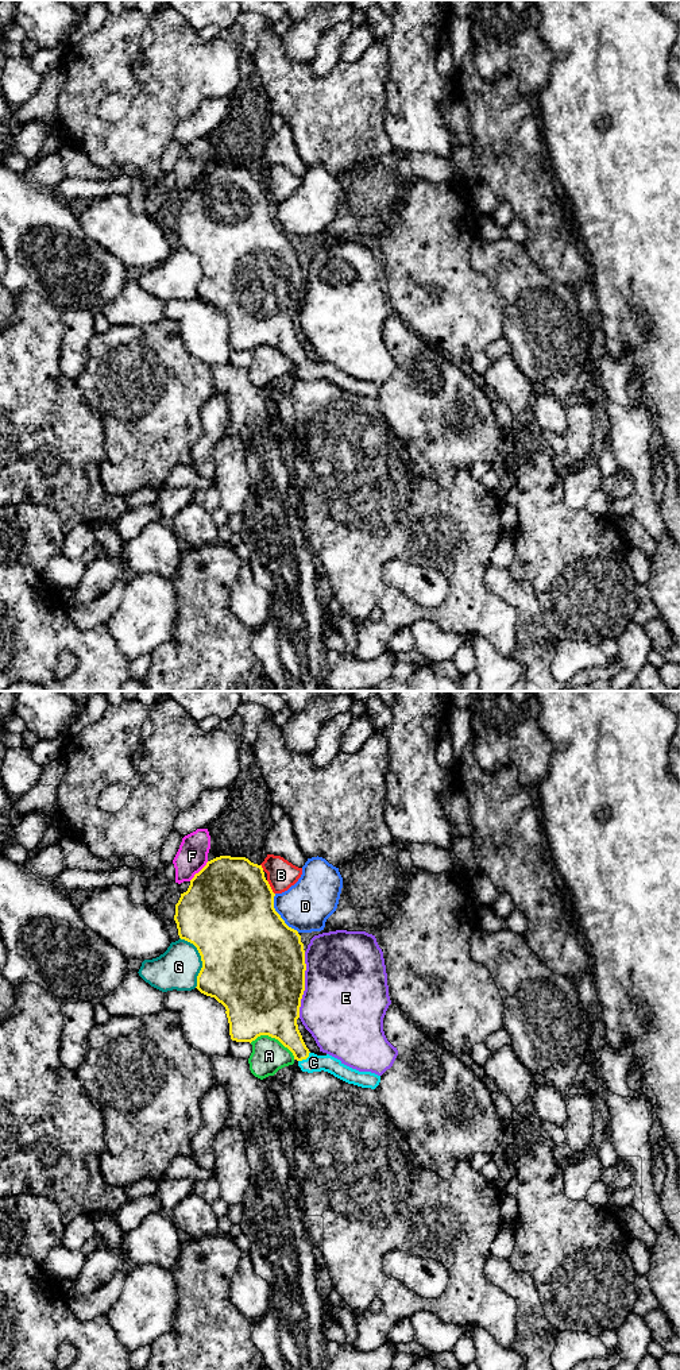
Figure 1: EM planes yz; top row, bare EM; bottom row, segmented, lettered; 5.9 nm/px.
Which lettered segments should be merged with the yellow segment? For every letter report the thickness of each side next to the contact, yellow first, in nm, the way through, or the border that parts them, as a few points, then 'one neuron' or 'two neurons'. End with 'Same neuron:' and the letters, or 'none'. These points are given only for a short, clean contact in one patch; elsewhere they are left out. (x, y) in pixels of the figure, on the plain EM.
A: calibres 440 and 200 nm; two neurons
B: calibres 500 and 180 nm; two neurons
C: calibres 180 and 100 nm; way yz (281, 334), (305, 367), (313, 371); one neuron
D: calibres 500 and 300 nm; two neurons
E: calibres 500 and 500 nm; two neurons
F: calibres 500 and 190 nm; two neurons
G: calibres 500 and 240 nm; two neurons
Same neuron: C

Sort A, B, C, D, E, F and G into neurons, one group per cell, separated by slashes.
A / B / C / D / E / F / G

